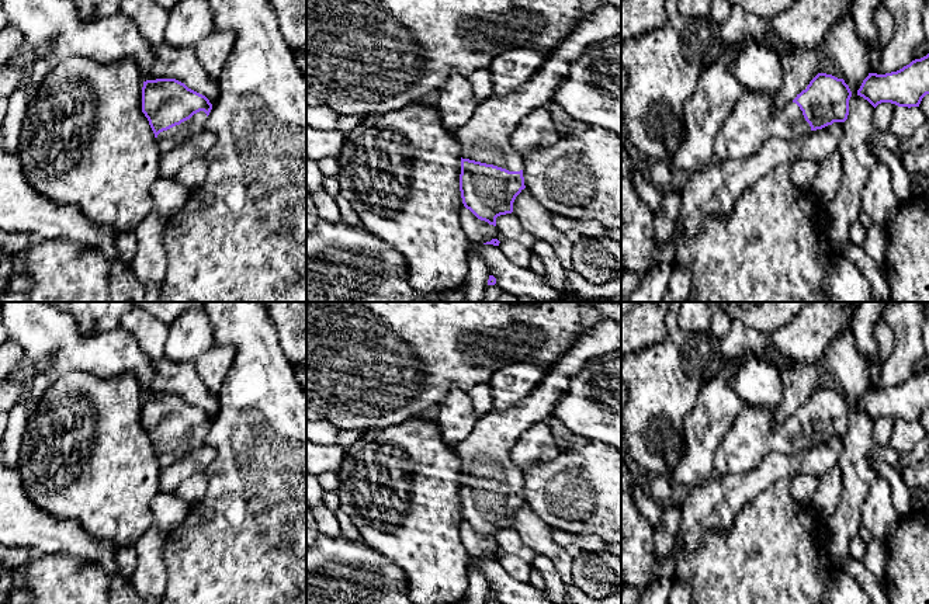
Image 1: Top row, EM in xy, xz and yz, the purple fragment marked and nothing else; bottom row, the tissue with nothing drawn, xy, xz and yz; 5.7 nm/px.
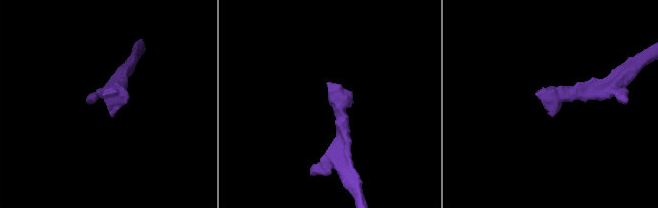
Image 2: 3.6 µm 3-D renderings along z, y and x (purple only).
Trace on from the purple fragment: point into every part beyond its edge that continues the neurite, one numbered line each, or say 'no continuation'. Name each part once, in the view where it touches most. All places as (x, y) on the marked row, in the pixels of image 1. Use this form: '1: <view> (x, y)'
1: xz (485, 138)

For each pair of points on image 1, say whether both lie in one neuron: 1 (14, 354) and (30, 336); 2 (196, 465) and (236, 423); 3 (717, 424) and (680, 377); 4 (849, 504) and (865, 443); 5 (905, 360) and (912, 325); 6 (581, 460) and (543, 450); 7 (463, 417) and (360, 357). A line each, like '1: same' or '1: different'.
1: different
2: different
3: different
4: same
5: same
6: different
7: different

